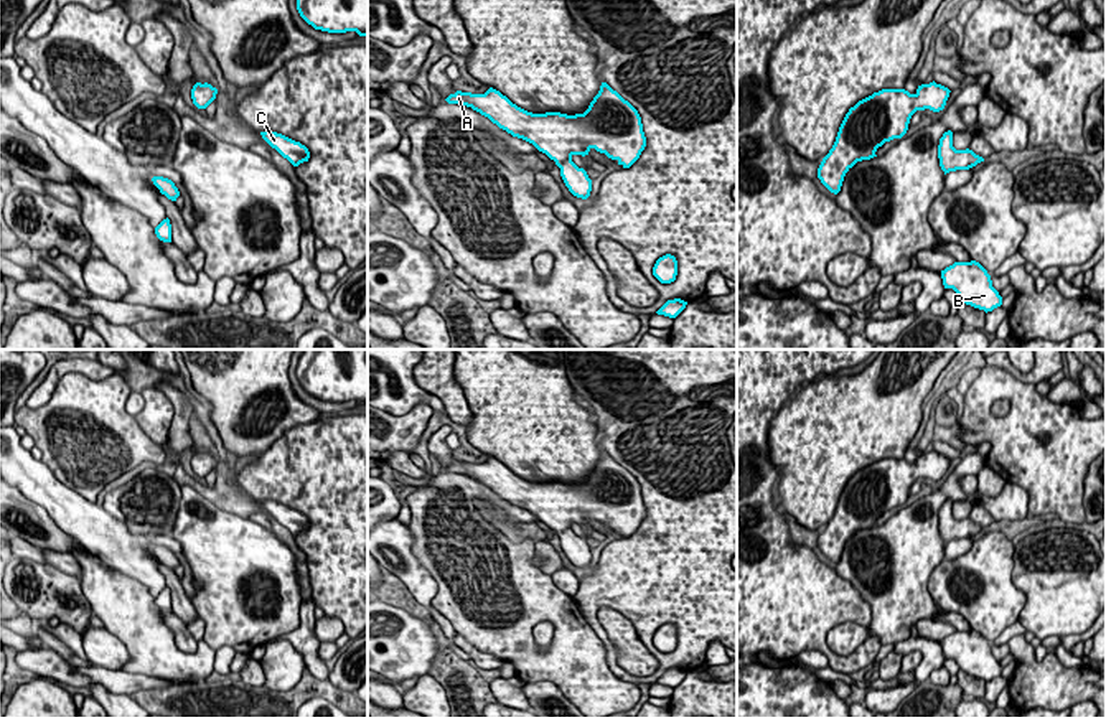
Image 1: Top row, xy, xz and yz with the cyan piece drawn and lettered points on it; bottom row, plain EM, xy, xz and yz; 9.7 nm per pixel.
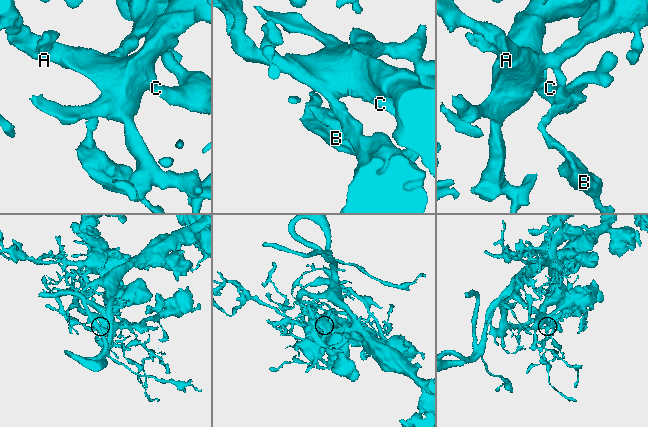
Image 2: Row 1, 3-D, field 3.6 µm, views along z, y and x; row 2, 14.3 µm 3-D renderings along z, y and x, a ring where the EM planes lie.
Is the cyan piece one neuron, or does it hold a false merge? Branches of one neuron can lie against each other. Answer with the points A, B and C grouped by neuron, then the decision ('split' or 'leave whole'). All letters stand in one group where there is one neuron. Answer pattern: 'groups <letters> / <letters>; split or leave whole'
groups A B C; leave whole

